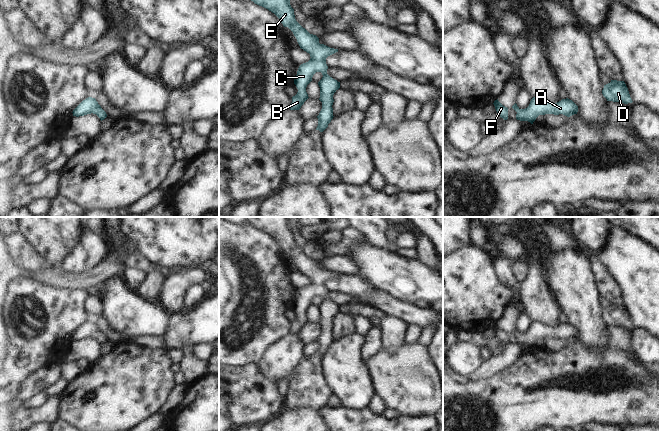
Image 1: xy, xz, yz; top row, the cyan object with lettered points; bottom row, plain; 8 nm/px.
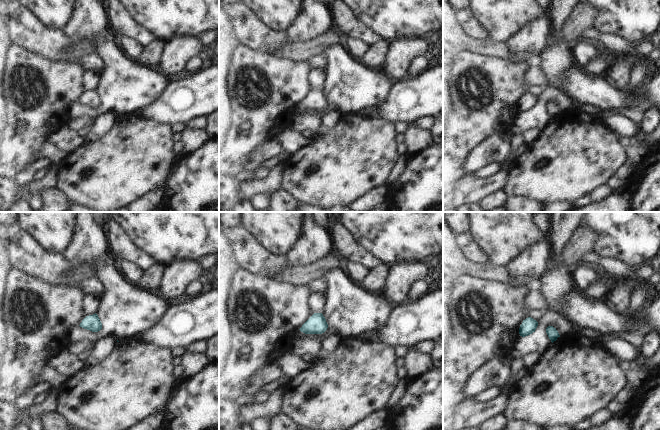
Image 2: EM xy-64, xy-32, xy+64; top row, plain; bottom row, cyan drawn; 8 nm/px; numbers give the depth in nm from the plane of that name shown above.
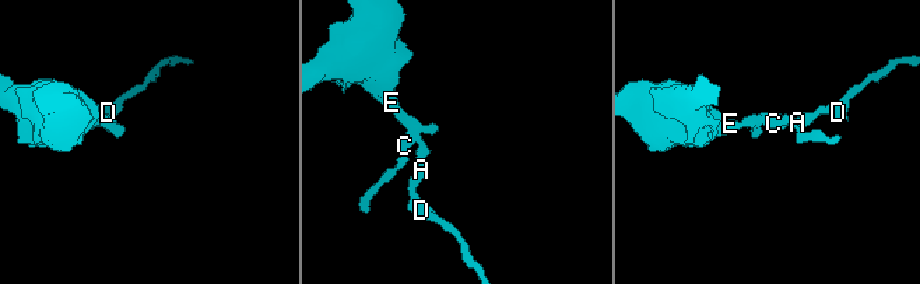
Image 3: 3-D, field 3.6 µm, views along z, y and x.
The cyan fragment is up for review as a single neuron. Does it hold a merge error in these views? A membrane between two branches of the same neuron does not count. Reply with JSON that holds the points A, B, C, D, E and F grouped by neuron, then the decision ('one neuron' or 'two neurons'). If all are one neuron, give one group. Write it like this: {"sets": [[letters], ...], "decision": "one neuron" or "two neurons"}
{"sets": [["A", "B", "C", "D", "E", "F"]], "decision": "one neuron"}

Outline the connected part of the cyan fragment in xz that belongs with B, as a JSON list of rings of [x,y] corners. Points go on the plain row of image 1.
[[[247,217],[248,222],[255,228],[262,230],[274,237],[283,248],[288,251],[297,263],[301,273],[310,278],[310,284],[299,290],[294,303],[298,316],[292,321],[290,334],[299,334],[309,322],[306,316],[307,309],[312,305],[316,296],[321,296],[323,301],[318,306],[322,333],[317,340],[318,350],[316,354],[323,356],[333,343],[333,319],[340,312],[340,306],[327,298],[328,290],[326,282],[338,273],[330,272],[319,267],[316,259],[310,258],[295,243],[294,233],[290,229],[290,217]]]

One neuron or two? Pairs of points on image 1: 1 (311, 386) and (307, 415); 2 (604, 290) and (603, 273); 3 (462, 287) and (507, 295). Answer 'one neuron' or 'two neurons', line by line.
1: two neurons
2: one neuron
3: one neuron

